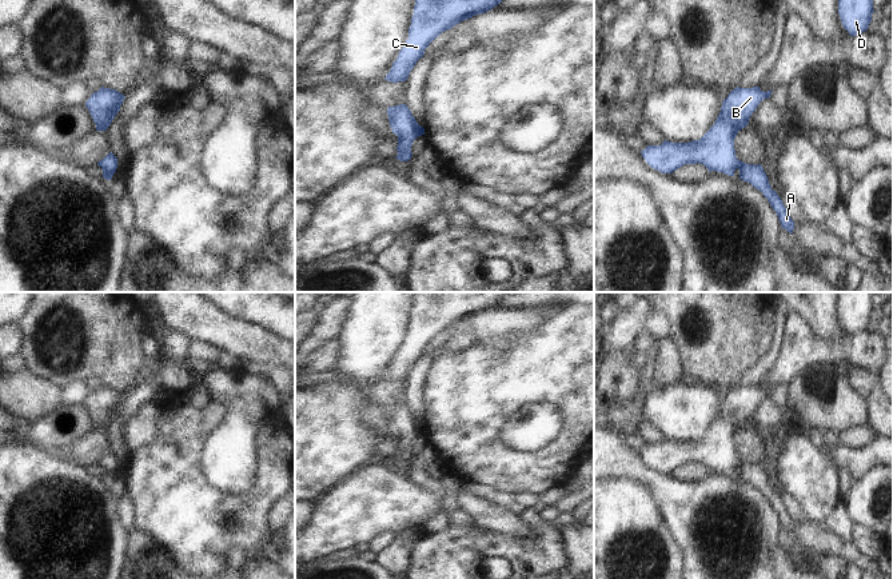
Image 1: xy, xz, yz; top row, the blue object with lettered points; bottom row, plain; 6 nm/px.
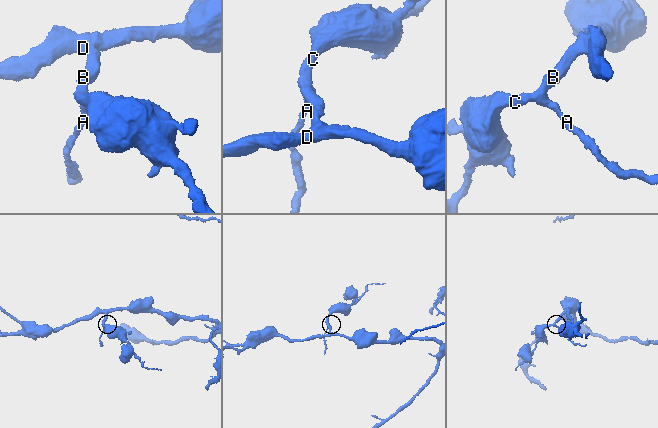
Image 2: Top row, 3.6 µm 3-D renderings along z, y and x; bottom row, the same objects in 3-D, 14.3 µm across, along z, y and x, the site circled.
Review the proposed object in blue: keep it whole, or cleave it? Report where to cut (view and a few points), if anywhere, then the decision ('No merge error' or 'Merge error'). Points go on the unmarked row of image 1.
No split. No merge error.

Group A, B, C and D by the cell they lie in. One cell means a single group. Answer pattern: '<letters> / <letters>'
A B C D

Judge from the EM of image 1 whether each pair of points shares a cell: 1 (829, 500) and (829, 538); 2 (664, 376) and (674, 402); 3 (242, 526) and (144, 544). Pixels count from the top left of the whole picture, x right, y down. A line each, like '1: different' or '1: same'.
1: different
2: different
3: different

